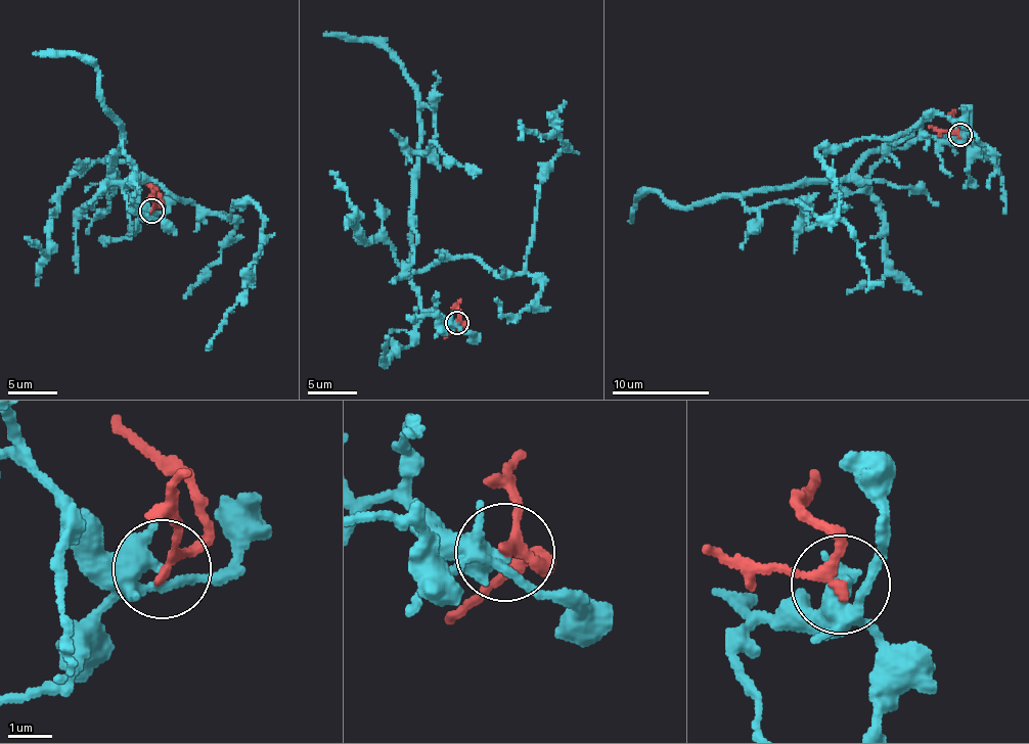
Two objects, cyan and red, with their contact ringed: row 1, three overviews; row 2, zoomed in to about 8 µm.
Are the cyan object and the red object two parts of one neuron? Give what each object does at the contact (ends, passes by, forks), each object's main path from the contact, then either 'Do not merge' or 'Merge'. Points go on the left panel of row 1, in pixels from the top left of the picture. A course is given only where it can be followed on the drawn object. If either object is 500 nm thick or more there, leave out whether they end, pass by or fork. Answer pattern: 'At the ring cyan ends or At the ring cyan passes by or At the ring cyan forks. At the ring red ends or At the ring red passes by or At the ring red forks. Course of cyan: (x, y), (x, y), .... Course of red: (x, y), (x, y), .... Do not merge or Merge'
At the ring cyan forks. At the ring red passes by. Course of cyan: (150, 212), (110, 166), (125, 161), (230, 217), (234, 201), (256, 203), (263, 222), (252, 279), (206, 350). Course of red: (150, 212), (161, 198), (155, 188), (141, 178). Do not merge

